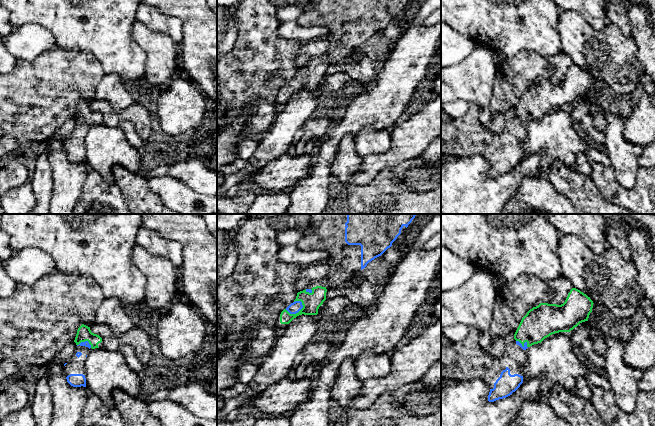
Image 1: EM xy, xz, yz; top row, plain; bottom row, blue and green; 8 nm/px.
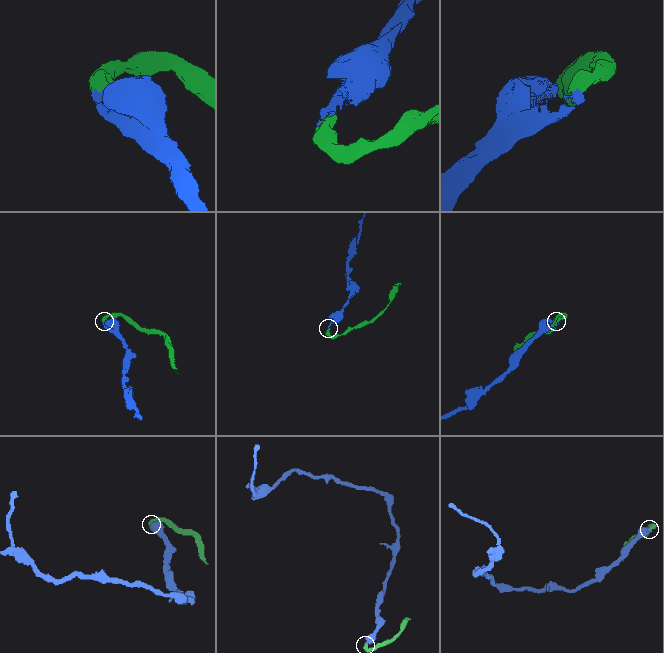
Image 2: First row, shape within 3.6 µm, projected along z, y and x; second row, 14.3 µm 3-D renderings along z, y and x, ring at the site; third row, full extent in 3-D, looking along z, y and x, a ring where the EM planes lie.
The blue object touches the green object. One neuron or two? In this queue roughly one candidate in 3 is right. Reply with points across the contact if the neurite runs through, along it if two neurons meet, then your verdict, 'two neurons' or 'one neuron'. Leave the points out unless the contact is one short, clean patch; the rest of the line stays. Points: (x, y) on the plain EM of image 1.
runs through xz (295, 83), (294, 89), (307, 78), (311, 78); one neuron

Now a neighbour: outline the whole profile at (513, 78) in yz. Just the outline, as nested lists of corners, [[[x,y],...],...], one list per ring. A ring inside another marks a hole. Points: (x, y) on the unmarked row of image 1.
[[[523,49],[516,56],[506,58],[506,62],[497,67],[492,114],[514,111],[530,85],[540,79],[563,80],[572,64],[571,58],[562,51],[543,57],[531,49]]]

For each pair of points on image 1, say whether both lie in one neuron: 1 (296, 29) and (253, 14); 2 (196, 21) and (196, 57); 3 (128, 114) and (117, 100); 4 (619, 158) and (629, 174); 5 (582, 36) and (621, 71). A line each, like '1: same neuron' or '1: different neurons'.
1: different neurons
2: same neuron
3: different neurons
4: same neuron
5: same neuron

